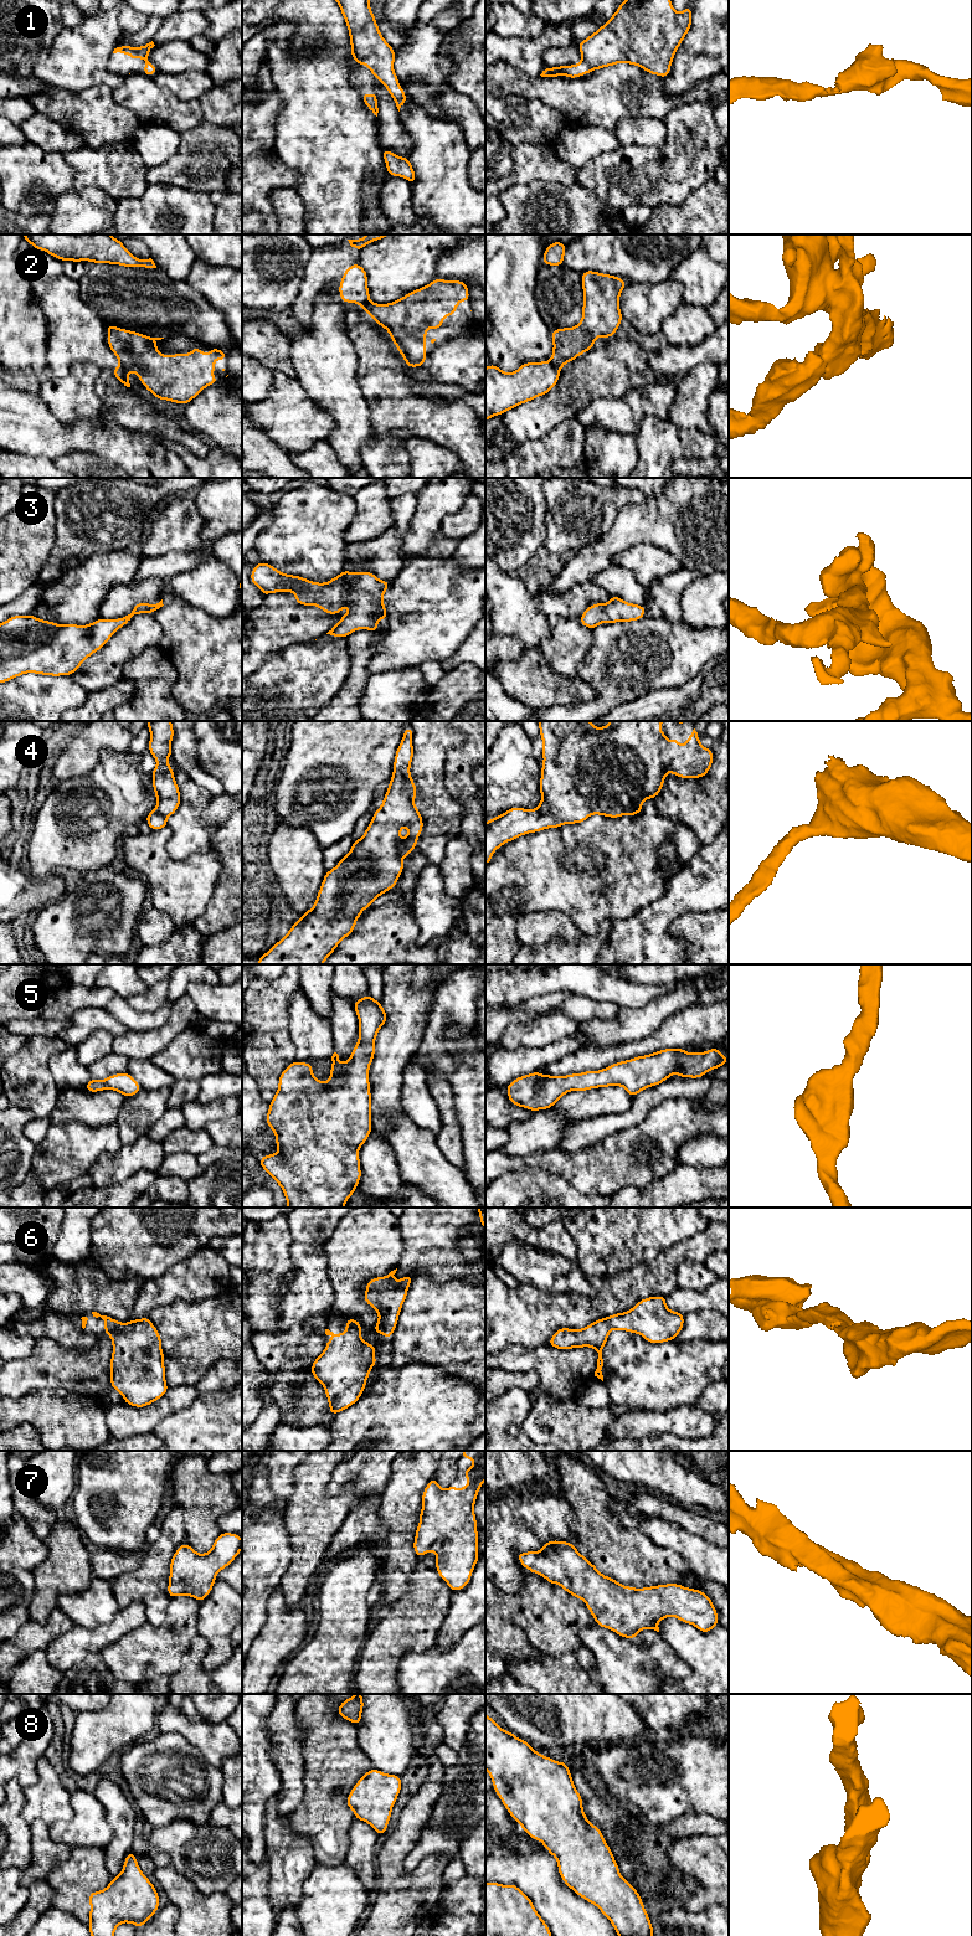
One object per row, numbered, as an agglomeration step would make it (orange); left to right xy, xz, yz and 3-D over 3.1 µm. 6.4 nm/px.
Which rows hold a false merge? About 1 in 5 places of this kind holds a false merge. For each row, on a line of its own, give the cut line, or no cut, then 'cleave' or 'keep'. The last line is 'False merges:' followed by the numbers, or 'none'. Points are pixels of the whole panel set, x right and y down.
1: no cut; keep
2: cut in xy along (119, 365), (127, 372); cleave
3: no cut; keep
4: no cut; keep
5: no cut; keep
6: no cut; keep
7: no cut; keep
8: no cut; keep
False merges: 2

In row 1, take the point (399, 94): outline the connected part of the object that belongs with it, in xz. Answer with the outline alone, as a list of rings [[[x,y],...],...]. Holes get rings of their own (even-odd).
[[[336,0],[349,29],[351,57],[366,65],[370,73],[386,86],[396,107],[406,104],[406,92],[400,87],[394,71],[396,51],[382,37],[370,9],[370,0]]]

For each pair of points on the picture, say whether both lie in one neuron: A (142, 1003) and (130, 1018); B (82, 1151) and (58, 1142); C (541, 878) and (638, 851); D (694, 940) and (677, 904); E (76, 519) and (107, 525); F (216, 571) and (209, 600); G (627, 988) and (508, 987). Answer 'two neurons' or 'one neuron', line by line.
A: two neurons
B: one neuron
C: one neuron
D: two neurons
E: one neuron
F: one neuron
G: one neuron

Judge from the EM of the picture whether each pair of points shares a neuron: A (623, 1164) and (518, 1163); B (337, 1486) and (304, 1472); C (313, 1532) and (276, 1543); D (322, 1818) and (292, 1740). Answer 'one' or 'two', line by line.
A: one
B: two
C: two
D: two

